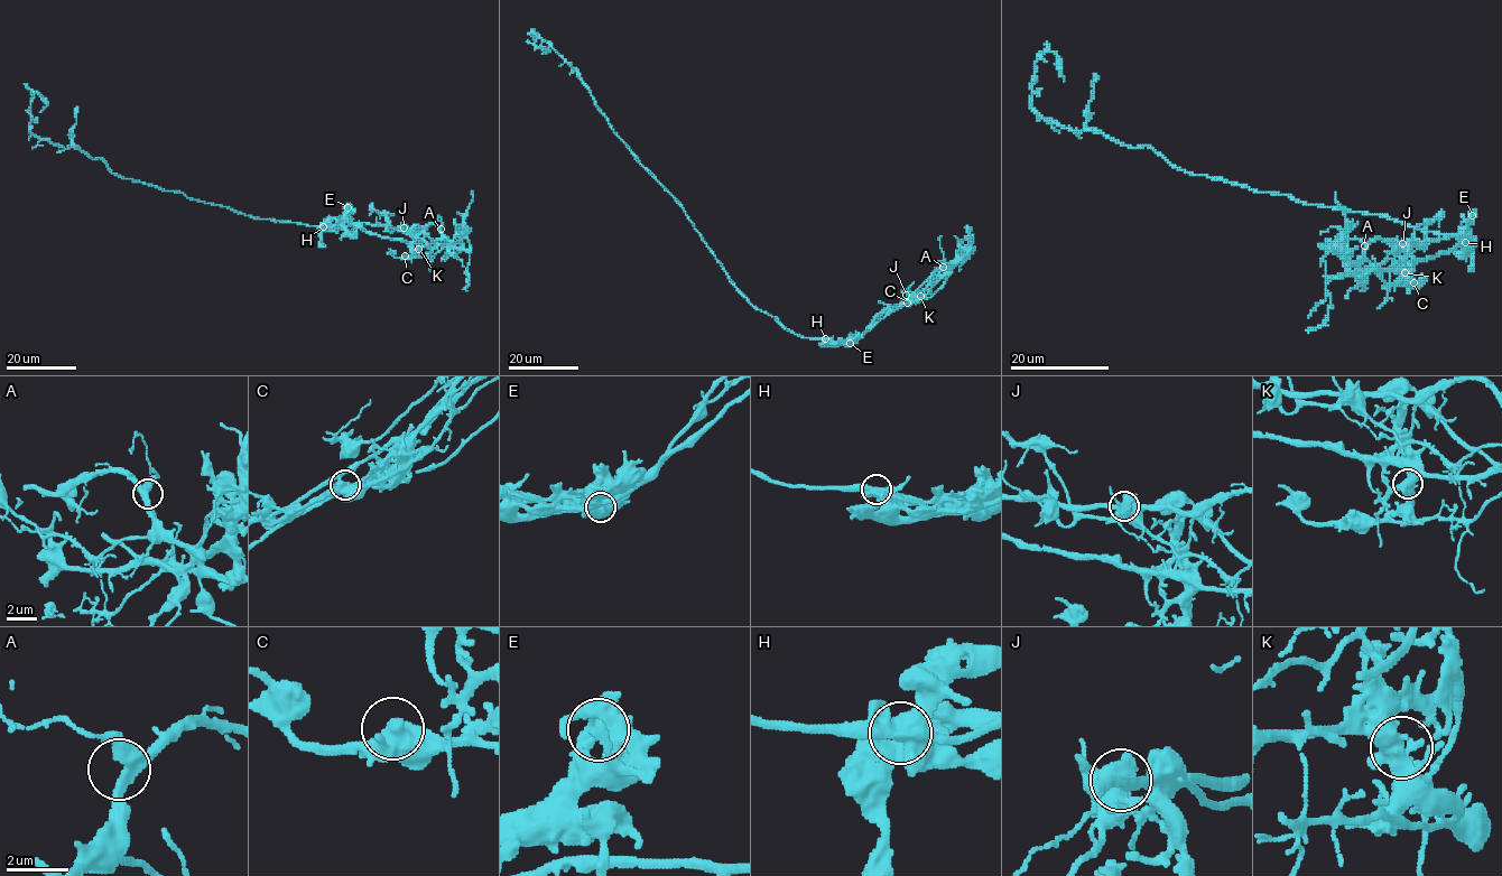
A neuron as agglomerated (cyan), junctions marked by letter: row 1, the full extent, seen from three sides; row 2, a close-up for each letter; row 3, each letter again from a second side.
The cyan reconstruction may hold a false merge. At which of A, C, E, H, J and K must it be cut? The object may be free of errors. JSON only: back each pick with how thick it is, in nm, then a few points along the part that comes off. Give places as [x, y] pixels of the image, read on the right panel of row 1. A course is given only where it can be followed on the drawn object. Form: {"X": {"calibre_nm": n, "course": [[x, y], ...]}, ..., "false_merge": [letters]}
{"H": {"calibre_nm": 550, "course": [[1465, 242], [1187, 173], [1150, 147], [1074, 132], [1032, 109], [1031, 80], [1045, 50], [1056, 55], [1065, 81]]}, "false_merge": ["H"]}

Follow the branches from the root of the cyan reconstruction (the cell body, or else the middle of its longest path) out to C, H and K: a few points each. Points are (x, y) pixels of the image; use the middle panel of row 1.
C: (715, 255), (730, 281), (753, 306), (807, 338), (852, 343), (890, 313), (920, 298), (907, 303)
H: (715, 255), (730, 281), (753, 306), (796, 334), (825, 339)
K: (715, 255), (730, 281), (753, 306), (807, 338), (852, 343), (890, 313), (920, 296)

